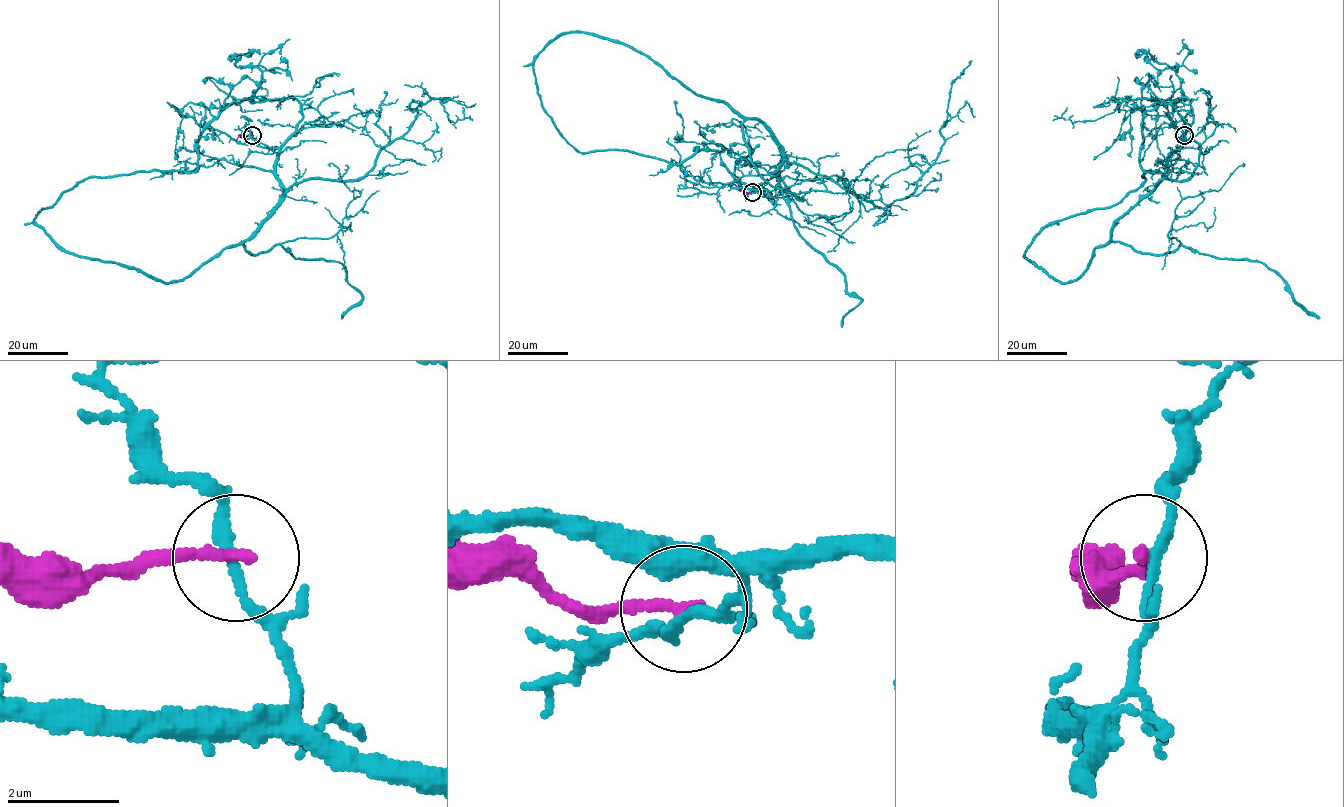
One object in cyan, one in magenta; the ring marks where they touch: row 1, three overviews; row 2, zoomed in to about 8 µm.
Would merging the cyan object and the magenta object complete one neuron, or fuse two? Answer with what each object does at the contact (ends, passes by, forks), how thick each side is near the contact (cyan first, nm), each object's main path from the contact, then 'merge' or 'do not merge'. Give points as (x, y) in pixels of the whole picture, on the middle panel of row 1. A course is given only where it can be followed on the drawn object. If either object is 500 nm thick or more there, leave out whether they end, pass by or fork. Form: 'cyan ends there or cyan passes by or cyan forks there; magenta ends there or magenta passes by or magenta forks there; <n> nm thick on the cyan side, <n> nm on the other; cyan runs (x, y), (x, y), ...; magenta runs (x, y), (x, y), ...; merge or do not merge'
cyan passes by; magenta ends there; 180 nm thick on the cyan side, 200 nm on the other; cyan runs (752, 193), (777, 185), (783, 156), (761, 122), (747, 119), (750, 161), (861, 300), (841, 327); magenta runs (752, 192), (744, 192), (735, 184); do not merge

